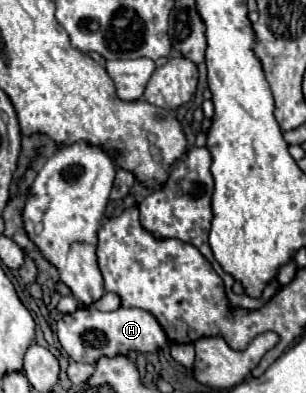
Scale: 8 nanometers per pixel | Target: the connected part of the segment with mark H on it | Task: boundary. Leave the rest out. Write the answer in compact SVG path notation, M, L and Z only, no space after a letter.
M79 307L75 313L67 313L59 319L57 337L61 347L67 351L71 359L79 363L91 363L91 365L95 365L101 357L127 355L129 351L157 353L159 349L169 345L169 339L161 329L159 321L149 311L143 311L137 307L131 307L131 309L119 307L111 313Z

